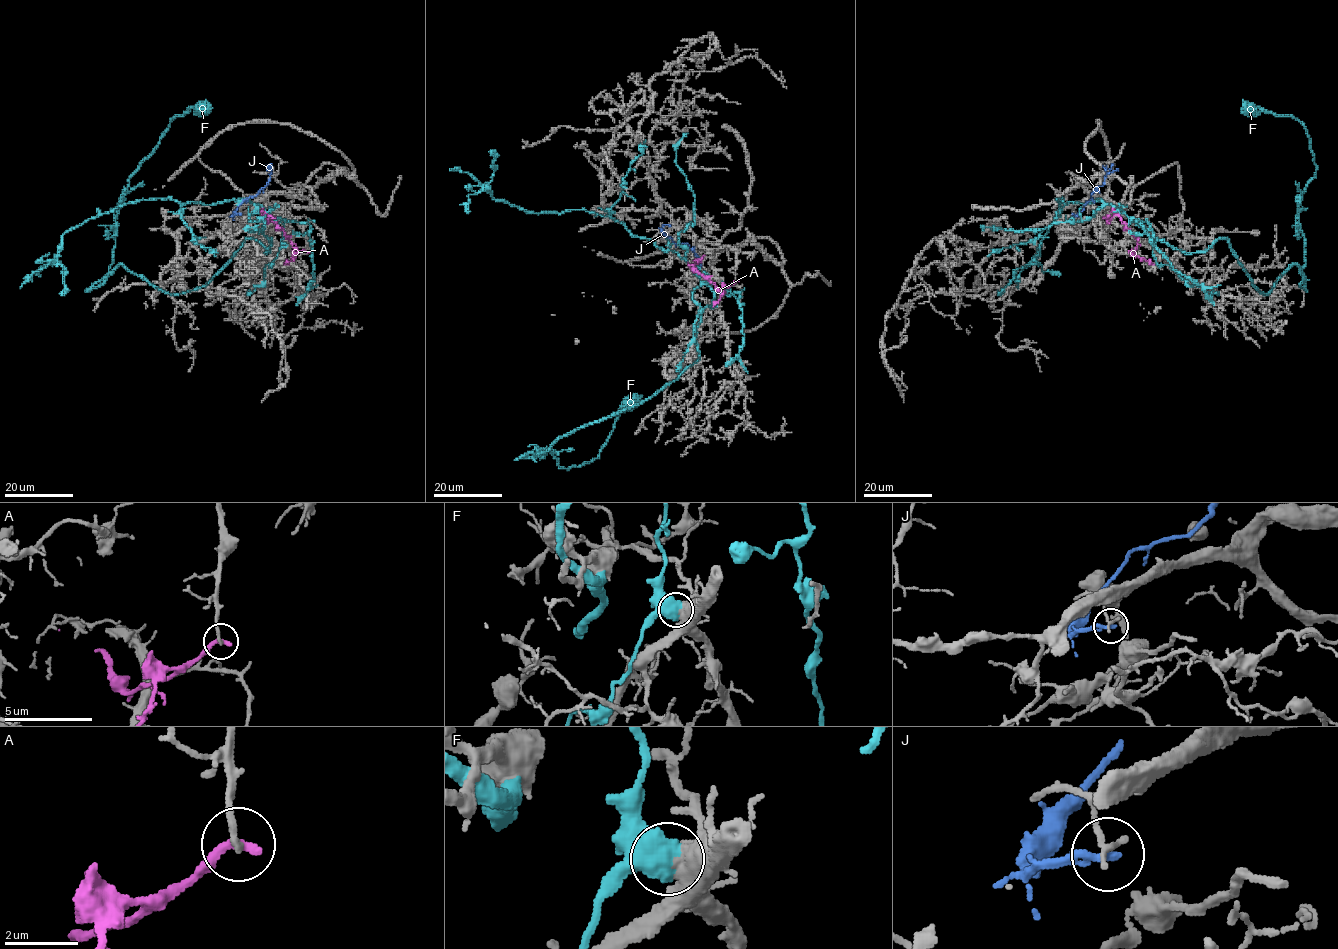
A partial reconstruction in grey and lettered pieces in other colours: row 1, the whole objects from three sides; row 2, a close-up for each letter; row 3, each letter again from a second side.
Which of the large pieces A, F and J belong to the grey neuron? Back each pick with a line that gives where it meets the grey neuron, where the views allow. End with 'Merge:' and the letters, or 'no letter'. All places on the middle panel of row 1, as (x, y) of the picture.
Merge: no letter

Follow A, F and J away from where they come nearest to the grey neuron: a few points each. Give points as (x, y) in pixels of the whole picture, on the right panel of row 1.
A: (1128, 252), (1135, 248), (1138, 240), (1117, 215), (1102, 218)
F: (1153, 245), (1132, 219), (1185, 252), (1226, 238), (1262, 293), (1301, 272), (1309, 136), (1242, 107)
J: (1072, 213), (1078, 214), (1103, 184), (1106, 175), (1118, 168)

